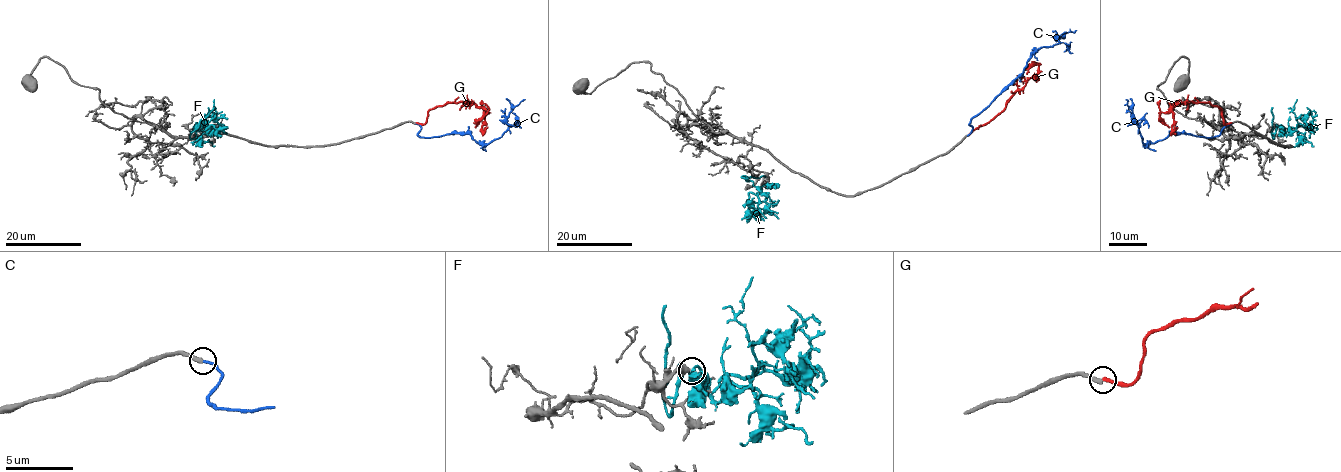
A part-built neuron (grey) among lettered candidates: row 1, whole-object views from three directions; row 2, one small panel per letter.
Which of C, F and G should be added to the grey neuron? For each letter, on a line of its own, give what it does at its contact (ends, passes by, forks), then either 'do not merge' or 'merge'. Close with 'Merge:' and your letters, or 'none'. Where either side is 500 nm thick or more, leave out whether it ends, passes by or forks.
C: it ends; do not merge
F: do not merge
G: it ends; do not merge
Merge: none

